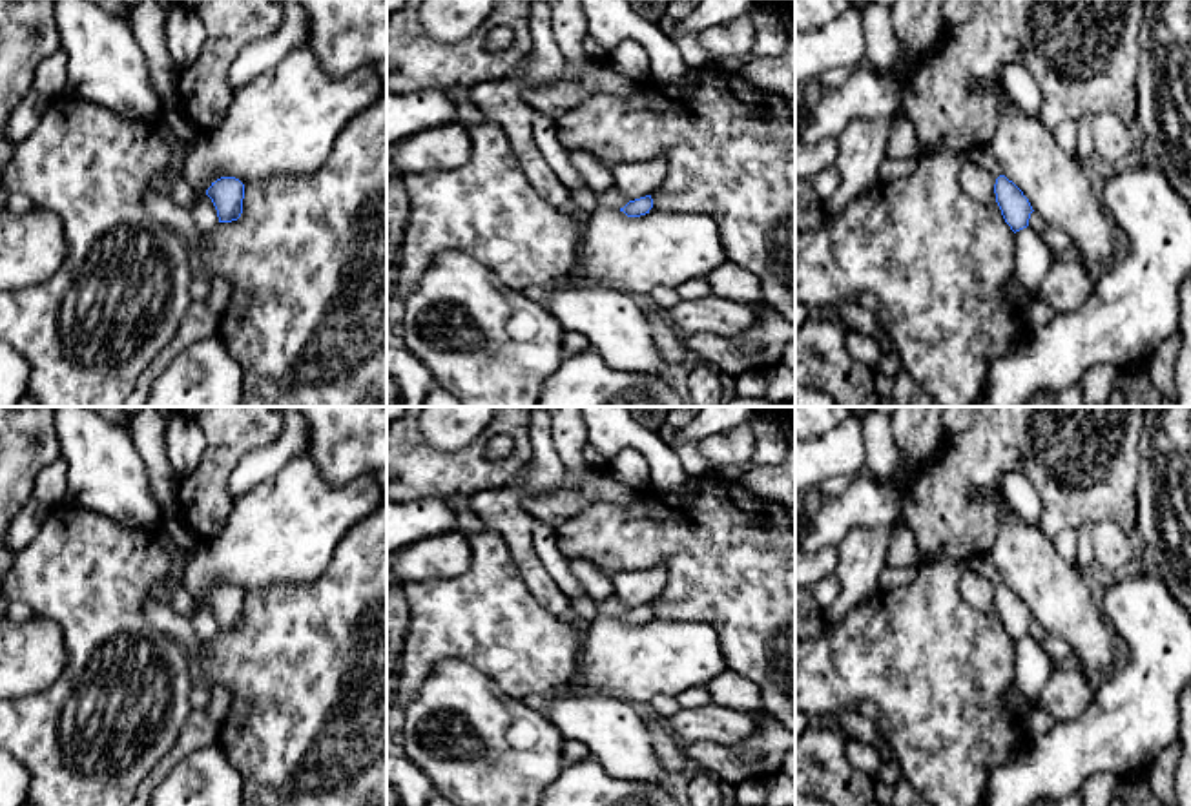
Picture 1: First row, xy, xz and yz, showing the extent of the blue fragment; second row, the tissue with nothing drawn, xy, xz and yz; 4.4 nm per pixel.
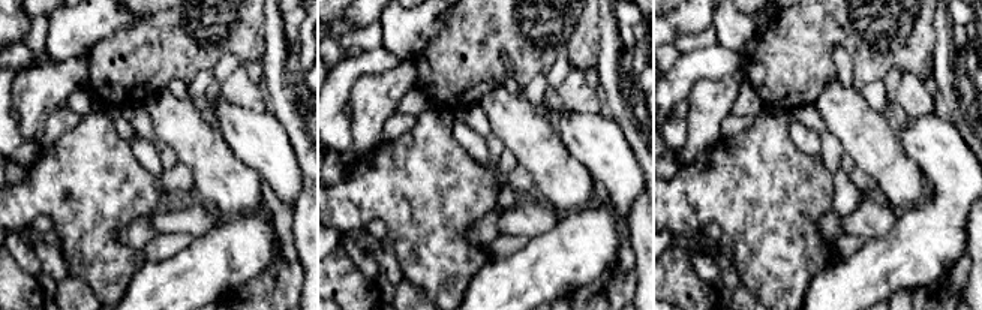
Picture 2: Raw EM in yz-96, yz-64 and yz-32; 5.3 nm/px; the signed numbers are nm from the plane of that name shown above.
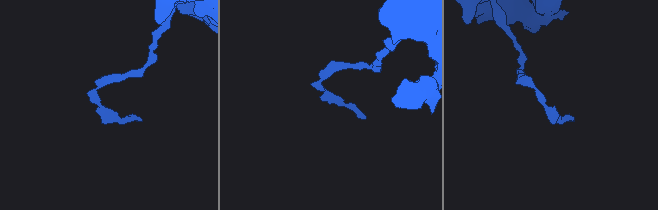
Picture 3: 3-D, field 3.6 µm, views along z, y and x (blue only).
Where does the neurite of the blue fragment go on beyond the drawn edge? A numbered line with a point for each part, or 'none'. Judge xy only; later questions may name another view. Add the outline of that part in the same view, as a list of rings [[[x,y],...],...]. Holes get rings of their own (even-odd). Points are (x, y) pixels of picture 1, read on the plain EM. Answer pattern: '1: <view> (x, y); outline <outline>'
none

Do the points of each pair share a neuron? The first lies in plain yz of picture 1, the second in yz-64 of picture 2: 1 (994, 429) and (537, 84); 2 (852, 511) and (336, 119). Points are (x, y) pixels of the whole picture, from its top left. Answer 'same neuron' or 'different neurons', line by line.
1: different neurons
2: same neuron

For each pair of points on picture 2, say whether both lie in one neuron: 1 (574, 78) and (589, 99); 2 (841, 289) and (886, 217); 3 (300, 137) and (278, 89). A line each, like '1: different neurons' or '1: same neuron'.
1: same neuron
2: different neurons
3: same neuron

